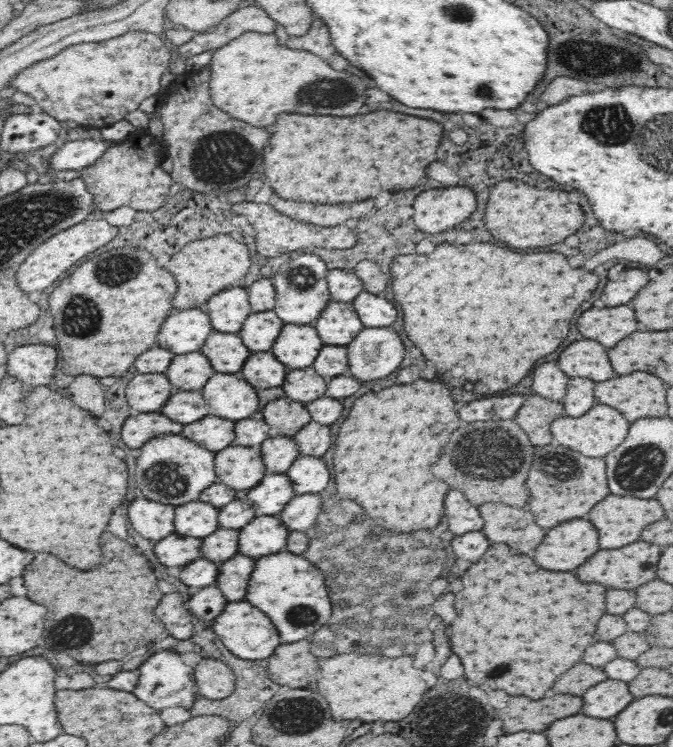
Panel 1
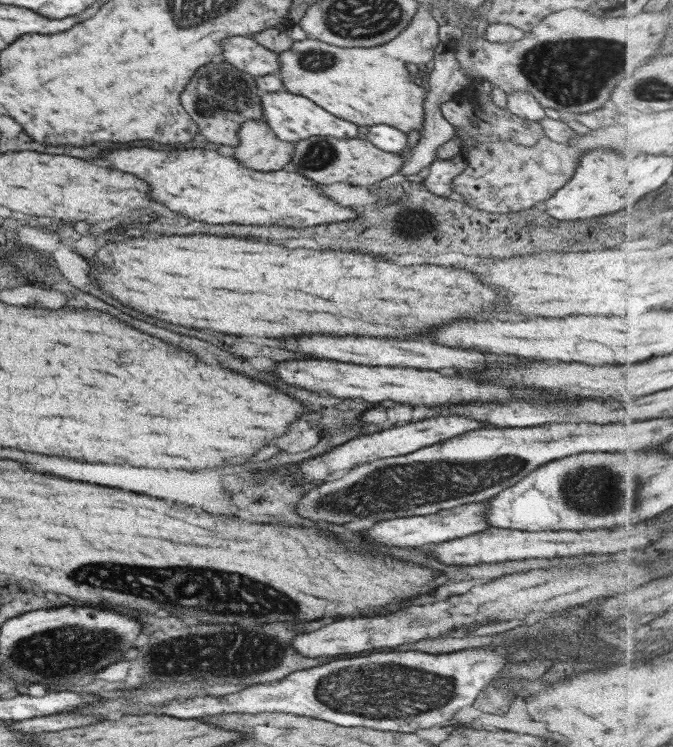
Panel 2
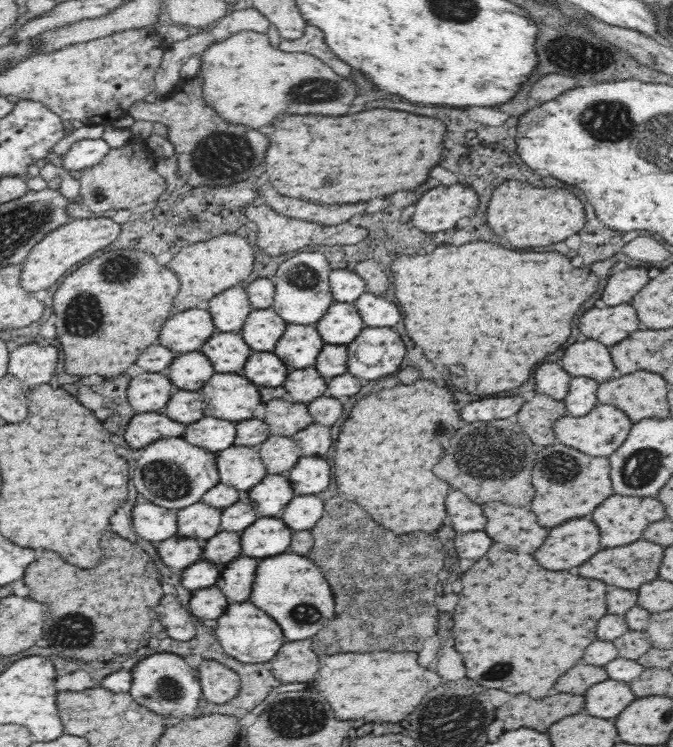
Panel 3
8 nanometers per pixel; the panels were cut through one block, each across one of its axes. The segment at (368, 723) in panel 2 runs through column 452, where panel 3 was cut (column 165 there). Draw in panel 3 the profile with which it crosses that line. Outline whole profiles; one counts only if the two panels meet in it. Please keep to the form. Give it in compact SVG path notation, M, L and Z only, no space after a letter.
M159 652L148 658L140 658L138 666L135 666L131 672L133 676L132 690L130 690L132 698L138 704L154 710L156 714L164 718L182 718L182 716L193 716L196 708L199 708L203 692L198 671L184 663L180 655Z

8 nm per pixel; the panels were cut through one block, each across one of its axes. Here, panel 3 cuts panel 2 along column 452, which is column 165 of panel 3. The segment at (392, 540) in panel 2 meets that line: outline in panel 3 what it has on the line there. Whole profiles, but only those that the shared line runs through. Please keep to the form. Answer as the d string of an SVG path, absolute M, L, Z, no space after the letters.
M138 500L132 510L132 520L136 532L150 542L160 542L179 534L177 510L158 506L148 500Z

